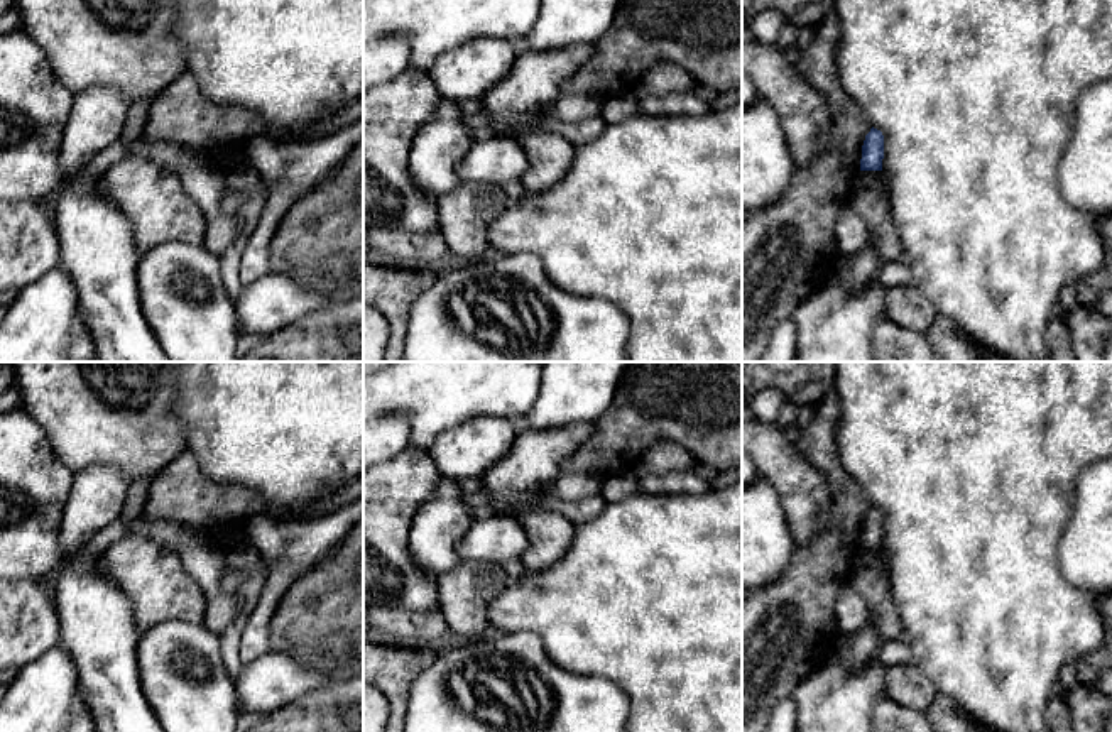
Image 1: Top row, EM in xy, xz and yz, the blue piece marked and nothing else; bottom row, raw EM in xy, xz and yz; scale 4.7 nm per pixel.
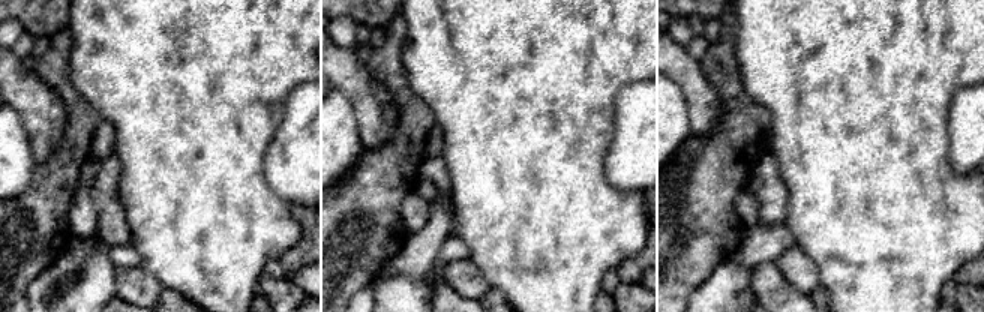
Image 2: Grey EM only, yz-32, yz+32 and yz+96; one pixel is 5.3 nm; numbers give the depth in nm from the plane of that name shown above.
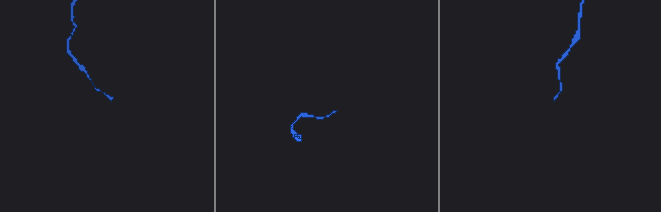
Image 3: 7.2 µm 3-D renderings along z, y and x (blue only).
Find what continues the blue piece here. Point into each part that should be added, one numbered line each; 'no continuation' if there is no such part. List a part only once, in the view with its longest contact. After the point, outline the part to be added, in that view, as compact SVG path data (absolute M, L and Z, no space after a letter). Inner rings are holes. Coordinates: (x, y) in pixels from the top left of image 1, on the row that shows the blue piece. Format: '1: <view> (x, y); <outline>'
no continuation

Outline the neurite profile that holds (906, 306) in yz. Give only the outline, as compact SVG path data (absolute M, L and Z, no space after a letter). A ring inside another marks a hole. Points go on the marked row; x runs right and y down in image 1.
M896 286L886 289L887 316L902 328L924 333L940 316L938 309L916 289Z

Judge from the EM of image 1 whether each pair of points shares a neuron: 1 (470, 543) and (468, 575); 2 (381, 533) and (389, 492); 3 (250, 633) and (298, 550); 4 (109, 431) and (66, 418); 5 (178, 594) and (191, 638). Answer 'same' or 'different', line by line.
1: different
2: same
3: same
4: same
5: different

